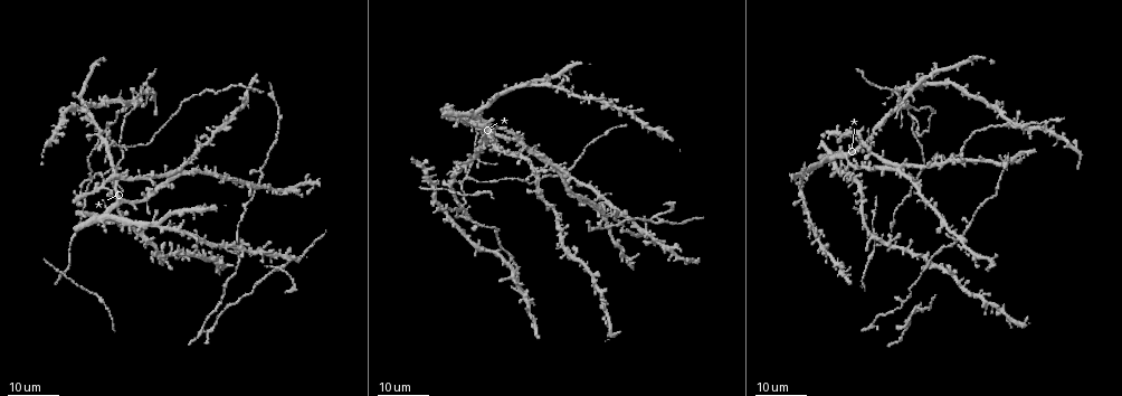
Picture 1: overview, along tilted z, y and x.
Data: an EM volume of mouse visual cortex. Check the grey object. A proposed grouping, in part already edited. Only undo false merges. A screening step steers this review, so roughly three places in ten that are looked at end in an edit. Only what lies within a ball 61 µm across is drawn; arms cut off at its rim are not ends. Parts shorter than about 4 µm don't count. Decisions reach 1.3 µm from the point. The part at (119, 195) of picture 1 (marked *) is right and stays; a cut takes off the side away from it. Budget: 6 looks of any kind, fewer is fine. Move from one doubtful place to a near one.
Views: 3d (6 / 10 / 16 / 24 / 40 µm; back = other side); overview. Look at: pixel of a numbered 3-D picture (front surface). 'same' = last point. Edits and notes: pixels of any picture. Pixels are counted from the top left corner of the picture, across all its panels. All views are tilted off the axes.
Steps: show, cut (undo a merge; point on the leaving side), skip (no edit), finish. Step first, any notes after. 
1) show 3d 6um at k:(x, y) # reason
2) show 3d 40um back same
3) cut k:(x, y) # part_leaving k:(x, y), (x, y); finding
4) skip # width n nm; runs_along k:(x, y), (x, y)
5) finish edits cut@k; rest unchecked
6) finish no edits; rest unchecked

show 3d 16um at 1:(490, 131) # looks like a crossing

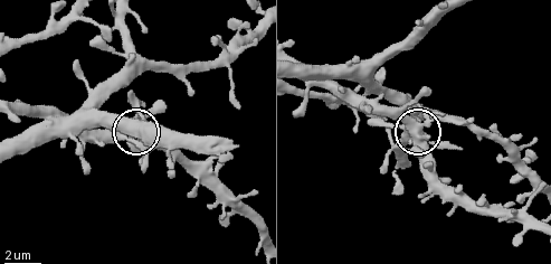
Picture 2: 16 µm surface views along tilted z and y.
show 3d 10um at 2:(416, 134)

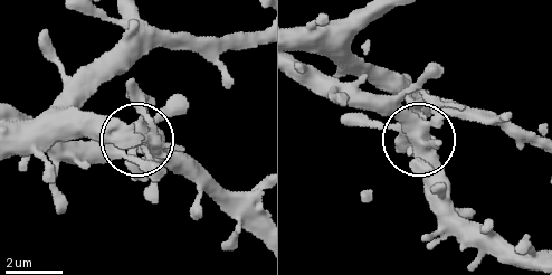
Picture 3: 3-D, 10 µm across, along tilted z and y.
skip # side_arm 50 um; one cell here

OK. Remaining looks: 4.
show 3d 16um at 1:(1046, 127) # looks like a crossing

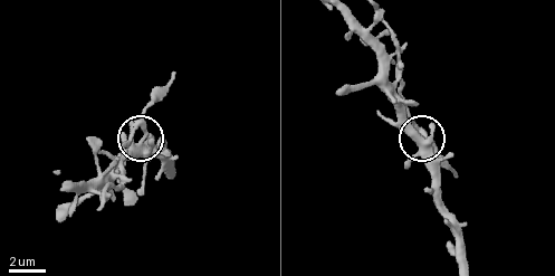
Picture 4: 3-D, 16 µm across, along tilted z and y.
show 3d 10um at 4:(141, 143) # closer look

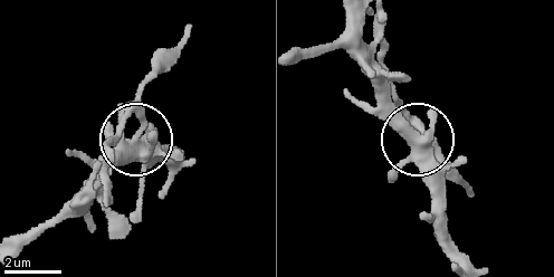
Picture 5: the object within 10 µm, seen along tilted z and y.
skip # arms 4; one cell here

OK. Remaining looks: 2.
show 3d 24um at 1:(633, 237) # small branch off a trunk

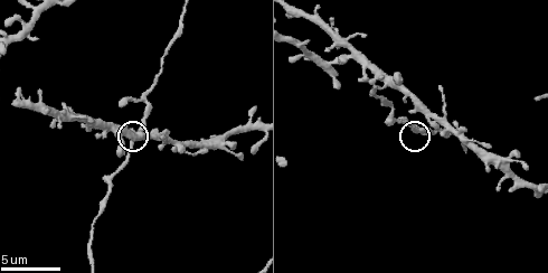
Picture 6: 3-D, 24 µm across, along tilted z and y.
show 3d 6um at 6:(417, 130) # closer look

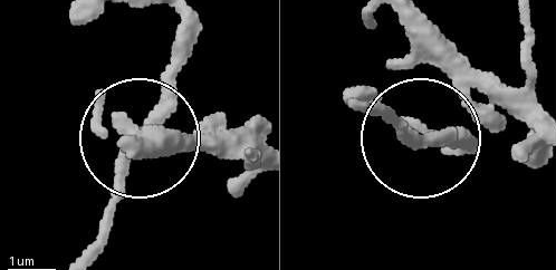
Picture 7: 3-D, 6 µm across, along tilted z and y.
skip # runs_along 7:(399, 17), (471, 100), (456, 126), (421, 140), (377, 99); one cell here

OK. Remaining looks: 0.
finish no edits; rest unchecked

